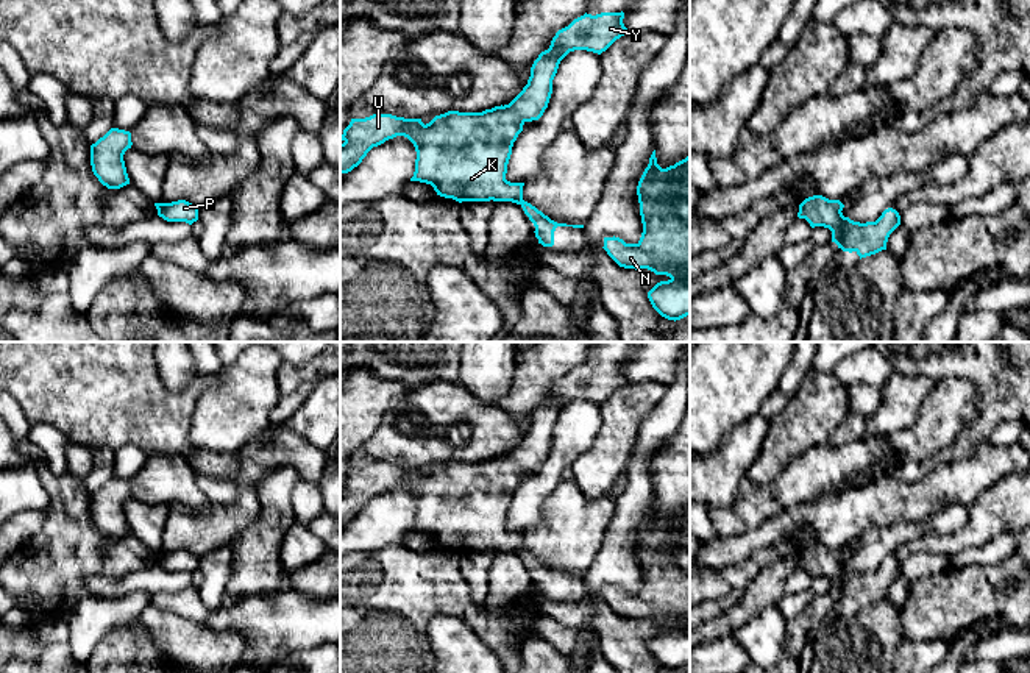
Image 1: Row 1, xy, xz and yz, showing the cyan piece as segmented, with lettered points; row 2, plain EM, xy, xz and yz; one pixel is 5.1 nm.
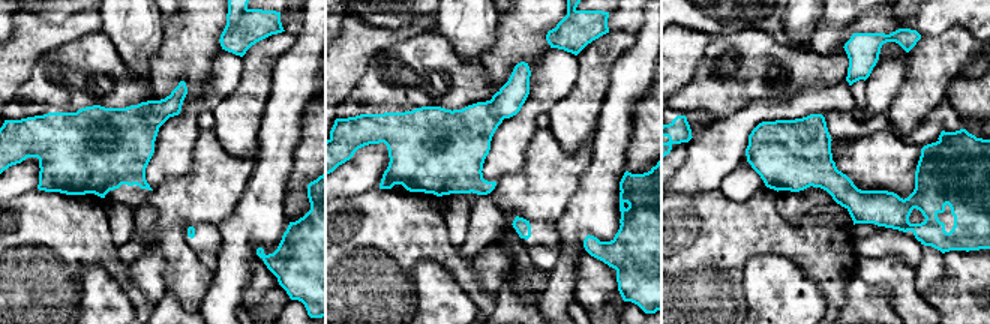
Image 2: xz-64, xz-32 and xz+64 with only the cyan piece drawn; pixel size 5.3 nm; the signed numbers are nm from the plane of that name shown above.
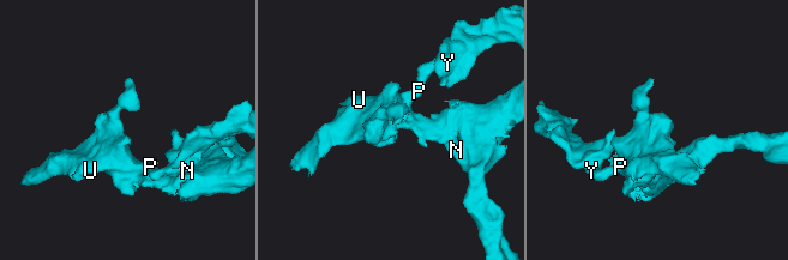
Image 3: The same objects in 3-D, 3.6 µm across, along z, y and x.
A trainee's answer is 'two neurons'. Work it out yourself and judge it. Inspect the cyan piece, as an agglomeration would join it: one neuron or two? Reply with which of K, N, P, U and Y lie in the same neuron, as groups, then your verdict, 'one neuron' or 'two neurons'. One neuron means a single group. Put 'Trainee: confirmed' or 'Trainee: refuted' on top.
Trainee: refuted
K N P U Y; one neuron

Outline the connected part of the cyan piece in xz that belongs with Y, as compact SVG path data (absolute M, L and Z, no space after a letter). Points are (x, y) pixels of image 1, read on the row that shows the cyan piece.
M624 12L584 14L568 27L559 30L548 50L542 52L531 67L531 77L523 91L509 103L485 109L482 112L448 111L435 116L429 123L421 119L404 119L392 114L373 114L365 119L351 119L343 130L340 144L340 173L348 173L357 167L367 153L396 136L407 137L417 151L415 172L410 181L431 184L437 195L462 201L512 201L523 208L524 214L535 226L535 237L543 247L554 245L557 226L584 228L584 225L557 223L523 200L524 183L506 180L507 164L513 142L523 131L526 122L538 120L548 108L552 94L552 80L560 61L574 50L587 50L601 55L616 39L627 34L623 23Z

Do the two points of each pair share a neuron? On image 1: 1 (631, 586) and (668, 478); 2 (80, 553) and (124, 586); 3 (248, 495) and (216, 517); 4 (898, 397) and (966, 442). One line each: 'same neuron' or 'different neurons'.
1: different neurons
2: different neurons
3: same neuron
4: different neurons

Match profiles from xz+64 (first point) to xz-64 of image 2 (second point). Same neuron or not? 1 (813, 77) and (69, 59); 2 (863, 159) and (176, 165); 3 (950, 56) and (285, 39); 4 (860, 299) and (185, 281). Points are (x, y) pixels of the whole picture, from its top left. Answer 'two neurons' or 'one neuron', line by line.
1: one neuron
2: two neurons
3: one neuron
4: two neurons

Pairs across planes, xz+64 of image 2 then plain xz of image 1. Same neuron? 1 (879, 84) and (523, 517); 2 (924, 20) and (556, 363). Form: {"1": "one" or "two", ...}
{"1": "one", "2": "two"}

